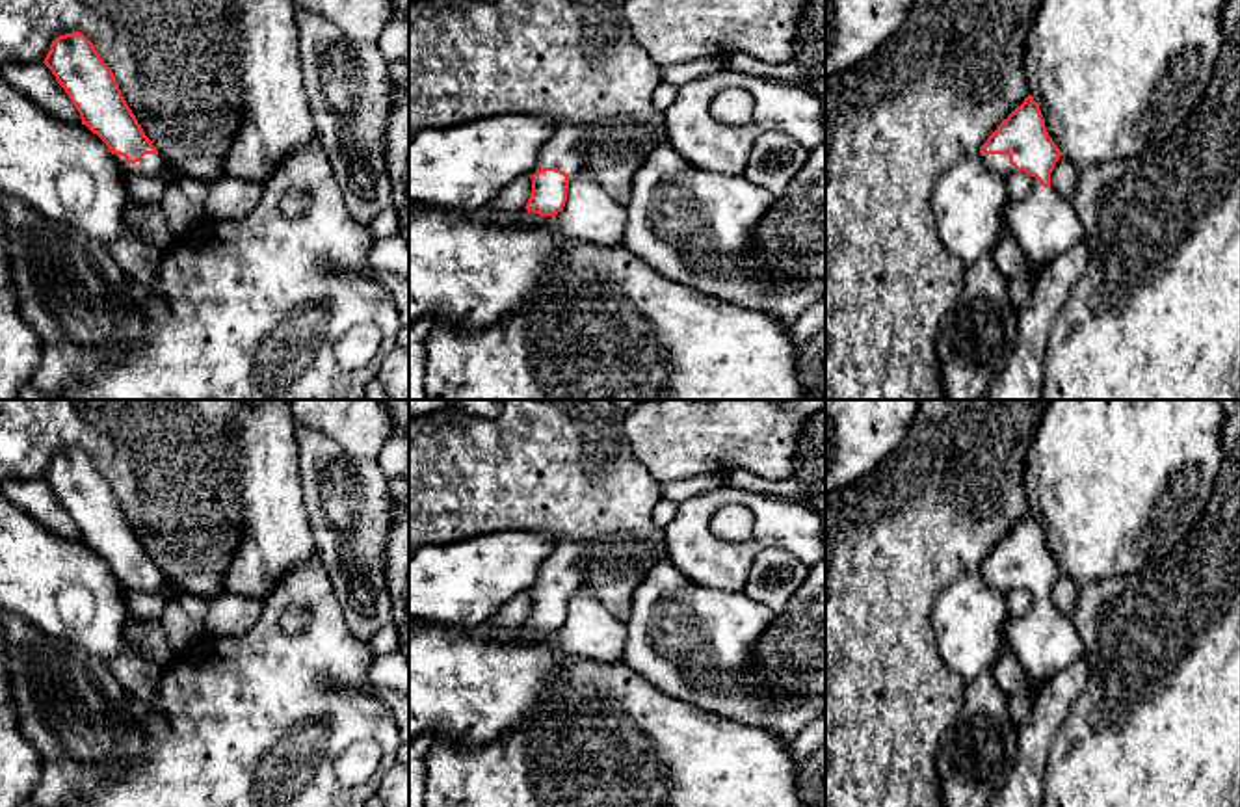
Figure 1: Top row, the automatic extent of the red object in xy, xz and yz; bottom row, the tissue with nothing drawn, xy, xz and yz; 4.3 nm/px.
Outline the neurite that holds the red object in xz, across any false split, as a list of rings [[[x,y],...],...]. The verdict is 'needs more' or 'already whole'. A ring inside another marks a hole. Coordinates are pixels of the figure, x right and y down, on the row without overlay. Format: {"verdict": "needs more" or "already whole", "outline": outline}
{"verdict": "needs more", "outline": [[[586,541],[560,543],[541,563],[537,582],[530,588],[532,610],[526,627],[556,632],[567,619],[569,597],[584,582]]]}

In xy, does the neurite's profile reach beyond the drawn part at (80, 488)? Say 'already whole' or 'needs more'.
needs more

